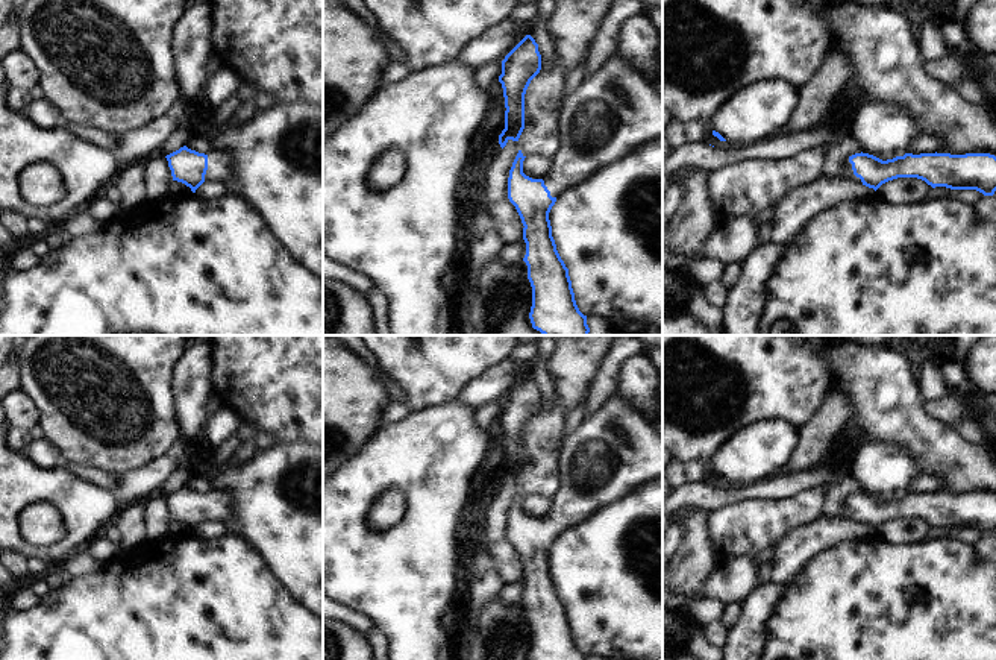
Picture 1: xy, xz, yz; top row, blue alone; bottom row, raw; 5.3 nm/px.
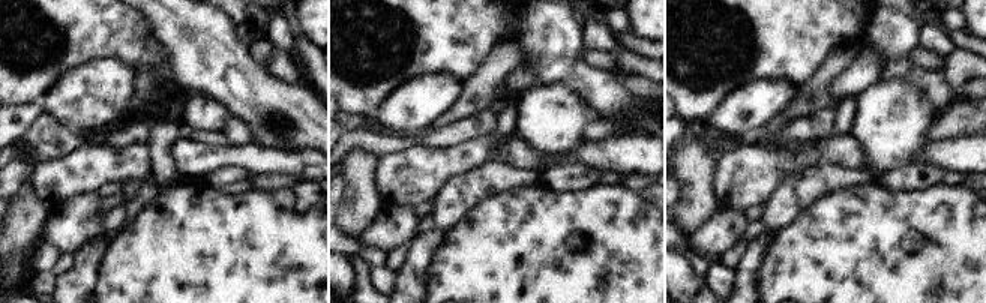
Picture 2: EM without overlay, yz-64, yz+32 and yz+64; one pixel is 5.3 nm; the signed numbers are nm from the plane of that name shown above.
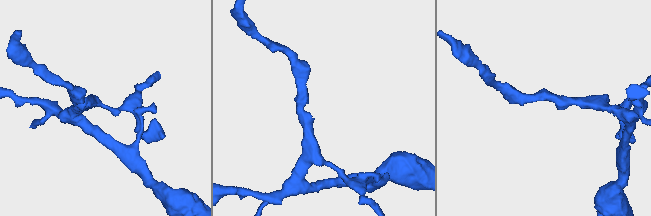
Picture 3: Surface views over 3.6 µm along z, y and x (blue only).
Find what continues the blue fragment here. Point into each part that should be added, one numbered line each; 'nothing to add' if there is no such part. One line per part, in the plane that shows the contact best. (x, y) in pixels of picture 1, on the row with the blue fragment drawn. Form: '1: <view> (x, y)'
1: yz (846, 170)

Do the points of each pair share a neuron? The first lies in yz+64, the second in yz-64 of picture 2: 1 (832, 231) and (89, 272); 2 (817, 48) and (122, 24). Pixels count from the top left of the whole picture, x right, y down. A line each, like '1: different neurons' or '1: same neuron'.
1: different neurons
2: same neuron

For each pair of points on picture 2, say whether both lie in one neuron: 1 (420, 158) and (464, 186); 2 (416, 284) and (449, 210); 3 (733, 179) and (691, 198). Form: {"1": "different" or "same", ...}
{"1": "different", "2": "different", "3": "different"}

